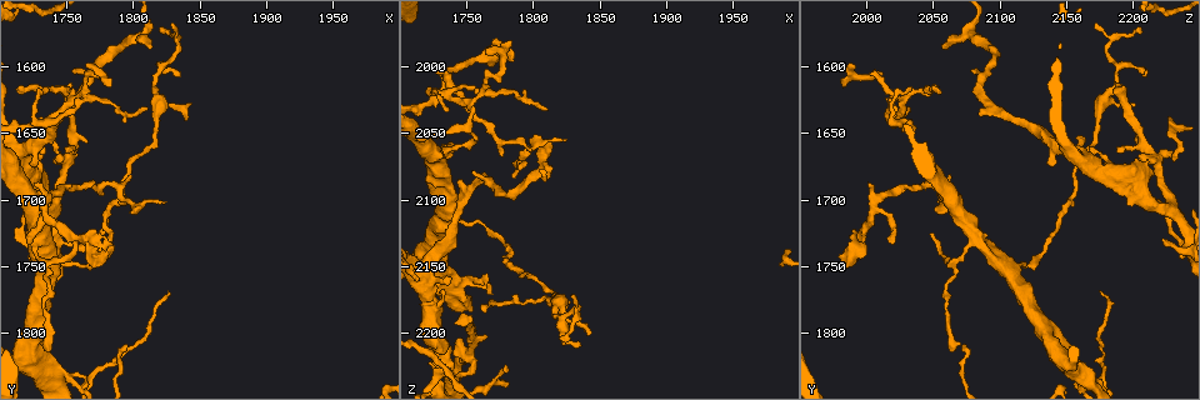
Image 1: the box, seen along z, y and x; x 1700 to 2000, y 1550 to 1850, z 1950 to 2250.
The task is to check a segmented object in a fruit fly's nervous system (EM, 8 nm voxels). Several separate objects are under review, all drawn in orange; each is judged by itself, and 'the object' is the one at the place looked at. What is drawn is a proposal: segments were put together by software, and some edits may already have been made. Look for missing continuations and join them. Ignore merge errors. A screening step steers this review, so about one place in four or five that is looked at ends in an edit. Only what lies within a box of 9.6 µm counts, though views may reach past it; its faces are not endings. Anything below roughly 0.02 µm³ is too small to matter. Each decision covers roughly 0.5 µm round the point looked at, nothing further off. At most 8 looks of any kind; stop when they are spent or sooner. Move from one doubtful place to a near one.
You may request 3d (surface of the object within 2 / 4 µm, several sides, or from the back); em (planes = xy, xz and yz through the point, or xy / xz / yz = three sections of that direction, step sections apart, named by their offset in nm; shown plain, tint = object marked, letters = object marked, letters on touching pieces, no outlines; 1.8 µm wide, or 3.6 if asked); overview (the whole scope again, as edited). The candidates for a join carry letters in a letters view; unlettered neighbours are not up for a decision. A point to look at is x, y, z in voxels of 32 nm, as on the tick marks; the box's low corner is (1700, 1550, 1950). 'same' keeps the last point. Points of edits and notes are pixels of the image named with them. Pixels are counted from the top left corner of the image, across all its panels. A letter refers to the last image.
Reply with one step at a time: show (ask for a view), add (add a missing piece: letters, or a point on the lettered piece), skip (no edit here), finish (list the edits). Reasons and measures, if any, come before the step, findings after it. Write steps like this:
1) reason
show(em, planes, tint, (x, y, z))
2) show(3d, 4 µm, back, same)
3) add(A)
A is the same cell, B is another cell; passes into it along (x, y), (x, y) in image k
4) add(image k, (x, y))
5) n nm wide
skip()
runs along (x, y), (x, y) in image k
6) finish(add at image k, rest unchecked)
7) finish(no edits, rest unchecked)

show(em, yz, step 8, letters, (1728, 1686, 2002))

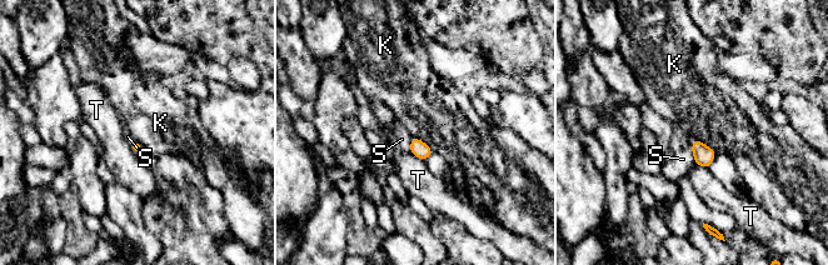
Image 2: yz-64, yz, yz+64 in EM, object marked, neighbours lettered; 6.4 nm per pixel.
another direction
show(em, planes, letters, same)

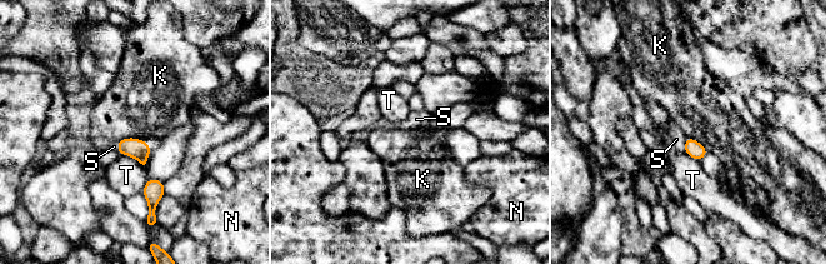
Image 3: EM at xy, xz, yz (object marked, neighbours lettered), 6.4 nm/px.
skip()
K, N, S and T are other cells; border along (687, 137), (696, 140), (707, 152) in image 3; none of them fits

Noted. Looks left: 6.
sharp bend
show(em, planes, letters, (1752, 1628, 2028))

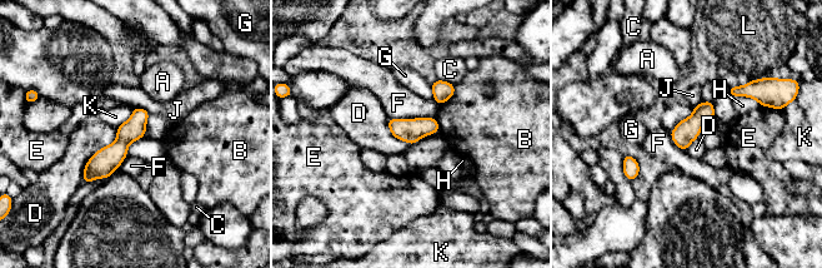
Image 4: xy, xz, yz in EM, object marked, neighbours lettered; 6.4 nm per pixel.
skip()
A, B, C, D, E, F, G, H, J, K and L are other cells; runs along (145, 114), (123, 142), (86, 178) in image 4; no lettered piece goes on from it

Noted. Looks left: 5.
branch stops here
show(em, planes, letters, (1820, 1702, 2056))

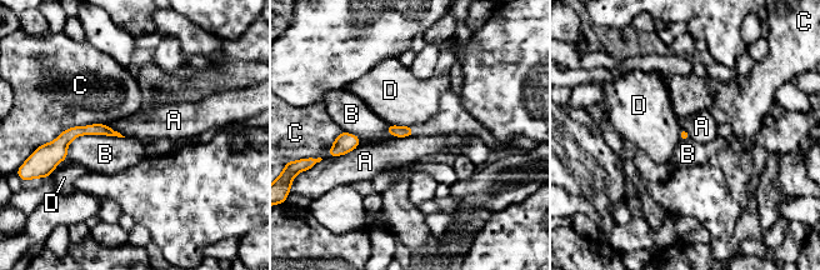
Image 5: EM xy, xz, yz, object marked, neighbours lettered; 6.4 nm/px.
C touches over 420 nm
skip()
A, B, C and D are other cells; border along (359, 144), (348, 153), (329, 158) in image 5; none of them fits

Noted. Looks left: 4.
an open end
show(3d, 2 µm, (1780, 1710, 2228))

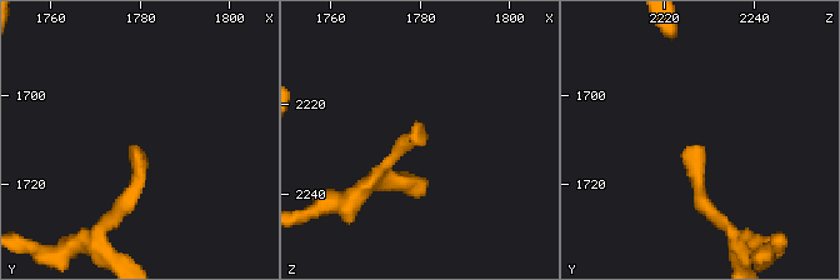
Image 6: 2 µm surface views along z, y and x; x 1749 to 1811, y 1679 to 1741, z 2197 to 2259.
show(em, xz, step 4, tint, (1778, 1712, 2228))

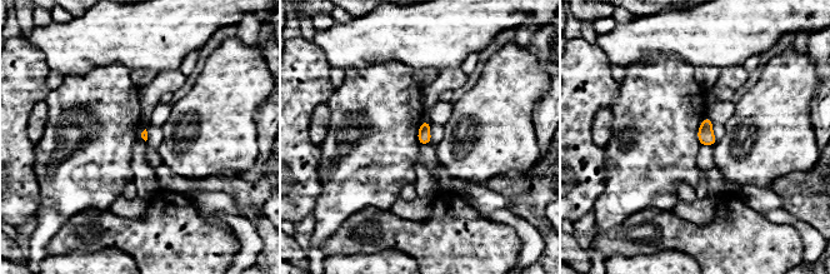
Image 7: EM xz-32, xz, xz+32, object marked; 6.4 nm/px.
show(em, xy, step 16, letters, same)

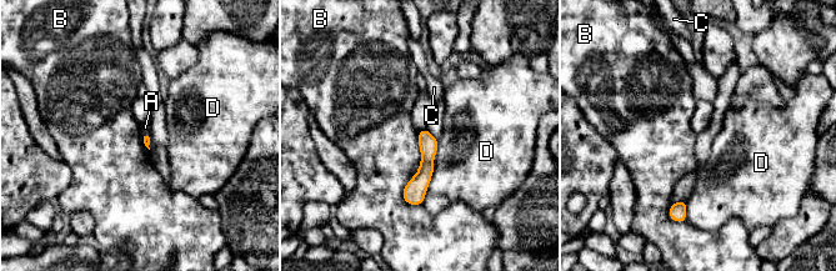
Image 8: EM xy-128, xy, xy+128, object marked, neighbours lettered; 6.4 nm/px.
D touches over 440 nm
skip()
A, B, C and D are other cells; runs along (424, 133), (426, 169), (413, 201) in image 8; no lettered piece goes on from it

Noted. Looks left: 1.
finish(no edits, rest unchecked)

